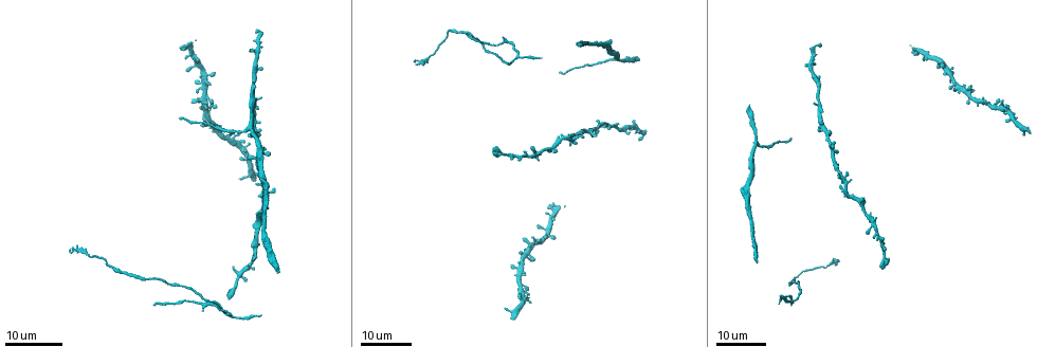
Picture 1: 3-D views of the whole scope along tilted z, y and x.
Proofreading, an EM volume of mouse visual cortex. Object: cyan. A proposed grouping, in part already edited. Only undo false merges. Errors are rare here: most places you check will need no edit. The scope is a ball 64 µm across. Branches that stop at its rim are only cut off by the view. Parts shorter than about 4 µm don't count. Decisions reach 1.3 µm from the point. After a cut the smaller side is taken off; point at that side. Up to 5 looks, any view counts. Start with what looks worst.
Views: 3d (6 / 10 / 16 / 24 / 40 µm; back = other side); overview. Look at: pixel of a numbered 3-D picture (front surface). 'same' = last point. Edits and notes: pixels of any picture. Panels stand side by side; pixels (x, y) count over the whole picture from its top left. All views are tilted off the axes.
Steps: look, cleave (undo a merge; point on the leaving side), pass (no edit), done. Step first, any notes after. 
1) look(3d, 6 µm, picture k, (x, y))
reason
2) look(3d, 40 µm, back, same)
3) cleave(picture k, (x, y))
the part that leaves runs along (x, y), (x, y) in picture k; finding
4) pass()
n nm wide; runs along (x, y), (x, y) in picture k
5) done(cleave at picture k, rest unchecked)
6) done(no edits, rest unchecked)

look(3d, 24 µm, picture 1, (254, 124))
four or more arms meet

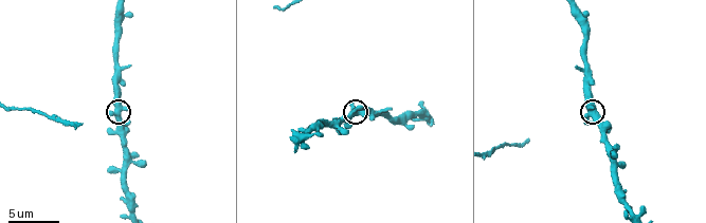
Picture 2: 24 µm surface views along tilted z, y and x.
look(3d, 6 µm, picture 2, (118, 112))
closer look

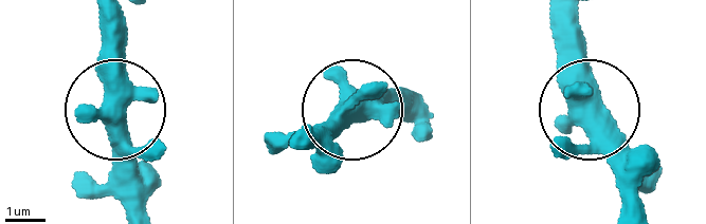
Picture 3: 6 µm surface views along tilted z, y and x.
pass()
side arm 36 µm; all the same neuron

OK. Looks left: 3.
look(3d, 24 µm, picture 1, (755, 144))
arms part here

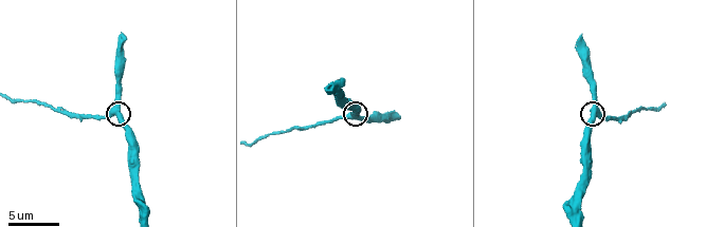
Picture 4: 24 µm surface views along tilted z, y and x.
look(3d, 10 µm, picture 4, (117, 115))
zoom in

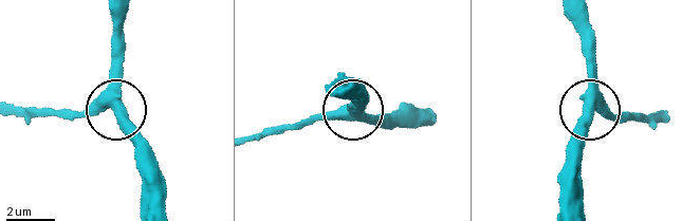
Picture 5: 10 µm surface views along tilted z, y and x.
pass()
400 nm wide; runs along (667, 116), (609, 116), (590, 108), (588, 23) in picture 5; all the same neuron

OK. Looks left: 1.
look(3d, 10 µm, picture 4, (625, 117))

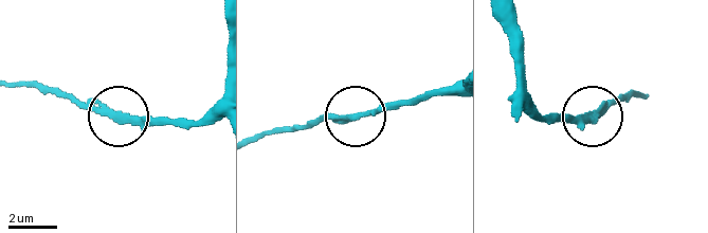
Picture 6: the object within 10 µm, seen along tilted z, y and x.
pass()
side arm 91 µm; one neuron here

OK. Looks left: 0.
done(no edits, rest unchecked)

